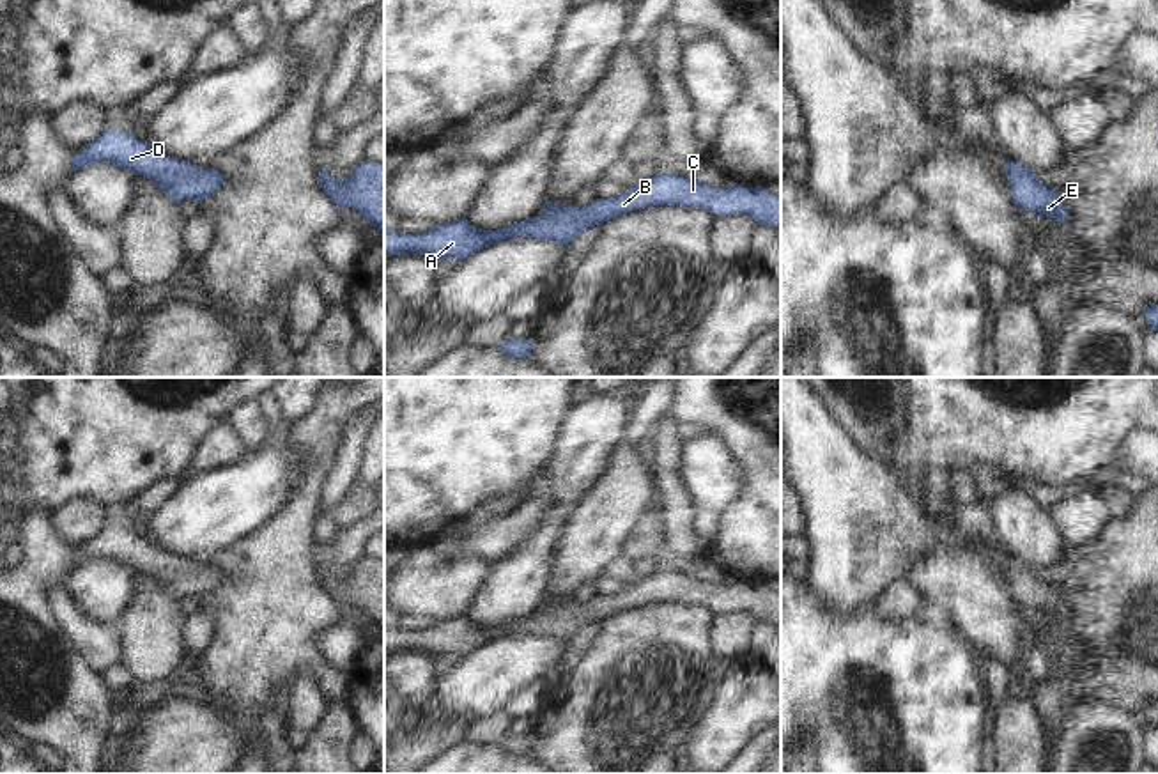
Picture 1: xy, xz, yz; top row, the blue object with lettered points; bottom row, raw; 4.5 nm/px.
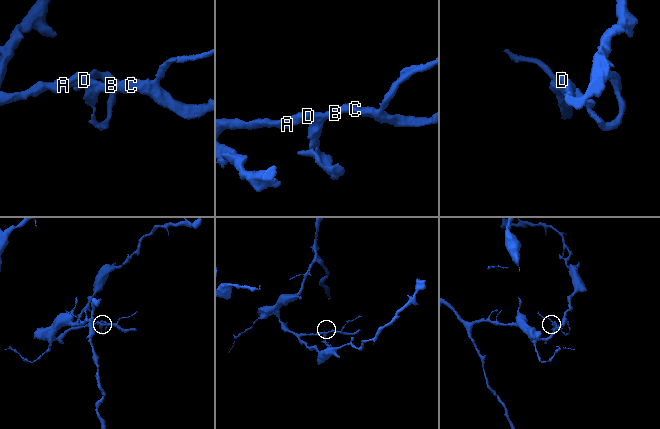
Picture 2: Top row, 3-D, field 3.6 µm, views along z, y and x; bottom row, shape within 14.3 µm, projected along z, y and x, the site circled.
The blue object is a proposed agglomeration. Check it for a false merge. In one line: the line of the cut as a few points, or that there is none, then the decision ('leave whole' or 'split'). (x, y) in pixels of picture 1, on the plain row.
cut none; leave whole

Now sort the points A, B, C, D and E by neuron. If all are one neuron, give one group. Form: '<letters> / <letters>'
A B C D E

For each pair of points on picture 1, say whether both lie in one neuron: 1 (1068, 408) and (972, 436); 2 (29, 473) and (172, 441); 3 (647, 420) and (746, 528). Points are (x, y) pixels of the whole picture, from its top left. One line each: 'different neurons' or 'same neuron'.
1: same neuron
2: same neuron
3: different neurons

